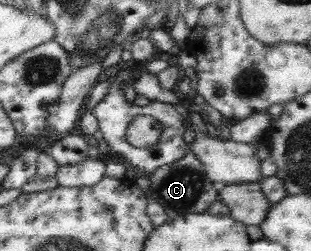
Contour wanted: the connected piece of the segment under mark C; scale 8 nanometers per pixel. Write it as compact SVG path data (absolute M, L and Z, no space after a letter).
M193 152L182 157L180 161L159 167L155 172L145 174L151 188L147 195L155 199L166 211L169 219L184 217L186 213L204 213L219 197L219 185L206 173L204 164Z

